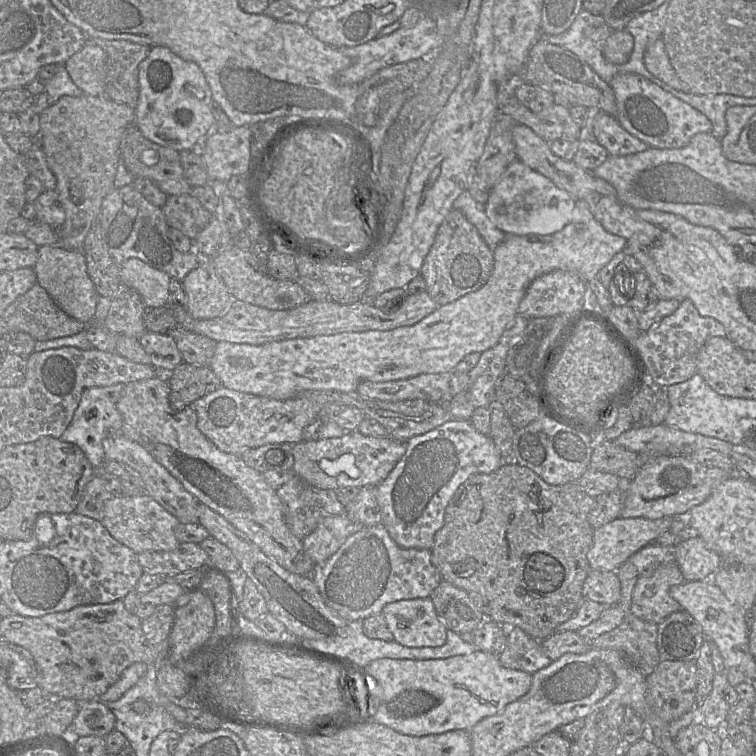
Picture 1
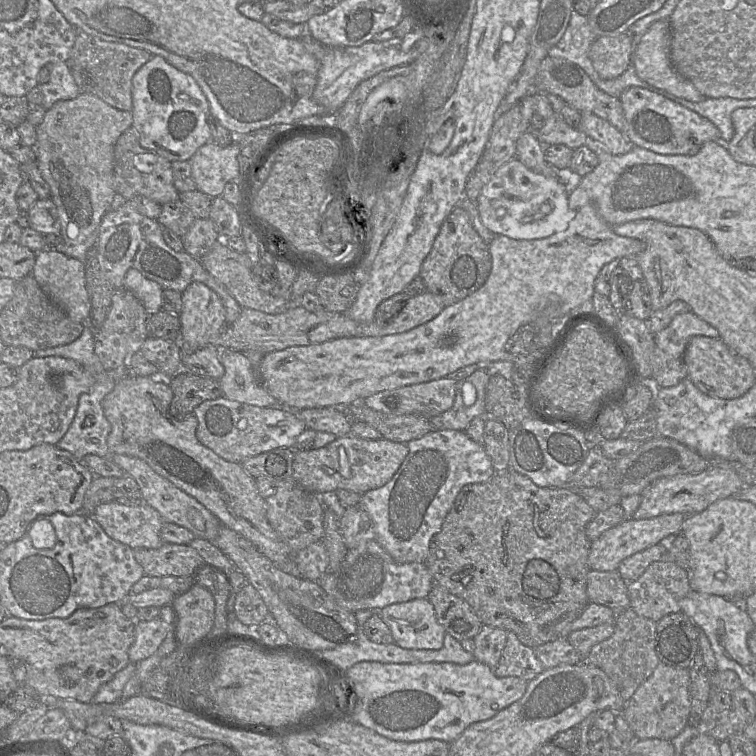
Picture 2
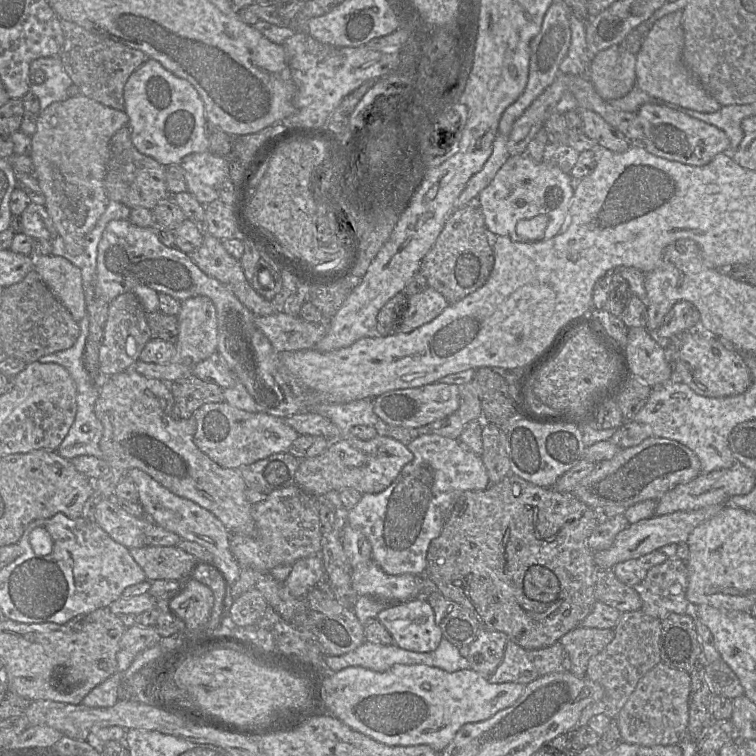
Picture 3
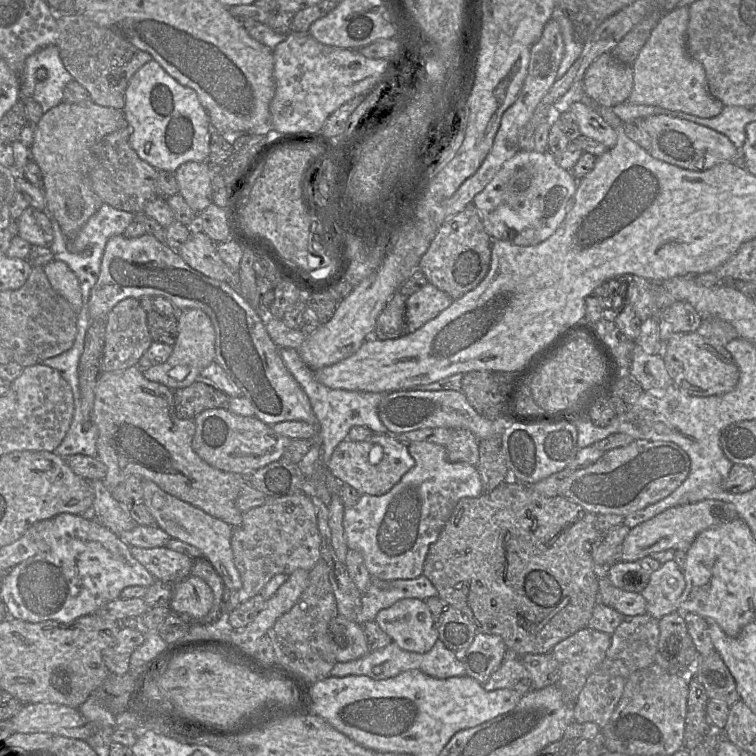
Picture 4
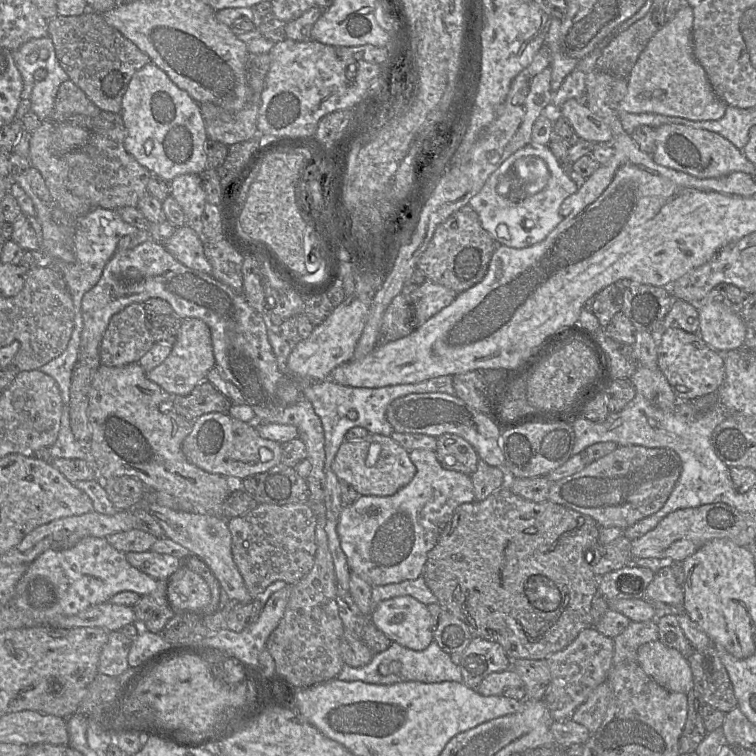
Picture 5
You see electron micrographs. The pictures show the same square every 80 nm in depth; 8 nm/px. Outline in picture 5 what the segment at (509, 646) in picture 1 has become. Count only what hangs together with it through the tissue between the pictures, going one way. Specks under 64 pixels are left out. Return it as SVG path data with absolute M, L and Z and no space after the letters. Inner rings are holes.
M511 668L489 674L476 690L482 696L504 696L526 700L526 689L520 676Z

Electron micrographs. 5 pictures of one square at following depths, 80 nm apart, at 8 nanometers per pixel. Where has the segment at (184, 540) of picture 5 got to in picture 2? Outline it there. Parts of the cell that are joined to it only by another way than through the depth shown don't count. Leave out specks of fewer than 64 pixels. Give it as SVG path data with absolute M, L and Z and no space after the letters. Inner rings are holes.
M111 454L110 459L121 467L126 475L135 479L142 493L142 501L153 507L163 518L165 523L174 523L190 530L195 538L202 538L214 542L222 526L219 519L205 508L194 497L176 487L166 478L156 473L142 459L121 455Z

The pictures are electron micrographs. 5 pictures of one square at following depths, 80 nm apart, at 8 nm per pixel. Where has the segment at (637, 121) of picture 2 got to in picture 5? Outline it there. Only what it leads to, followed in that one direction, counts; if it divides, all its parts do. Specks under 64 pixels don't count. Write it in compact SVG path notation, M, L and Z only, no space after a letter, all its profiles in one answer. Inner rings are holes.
M663 124L655 128L656 148L652 157L655 163L684 172L699 179L718 178L732 172L755 173L754 164L729 140L705 129L682 124Z

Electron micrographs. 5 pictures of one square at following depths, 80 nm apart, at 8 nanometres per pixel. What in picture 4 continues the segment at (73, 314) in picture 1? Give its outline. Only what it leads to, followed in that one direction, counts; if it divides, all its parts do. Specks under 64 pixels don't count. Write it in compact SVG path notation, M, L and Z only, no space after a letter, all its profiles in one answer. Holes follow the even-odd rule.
M55 259L47 263L43 269L52 288L64 297L78 314L82 309L82 294L75 273L65 262Z

